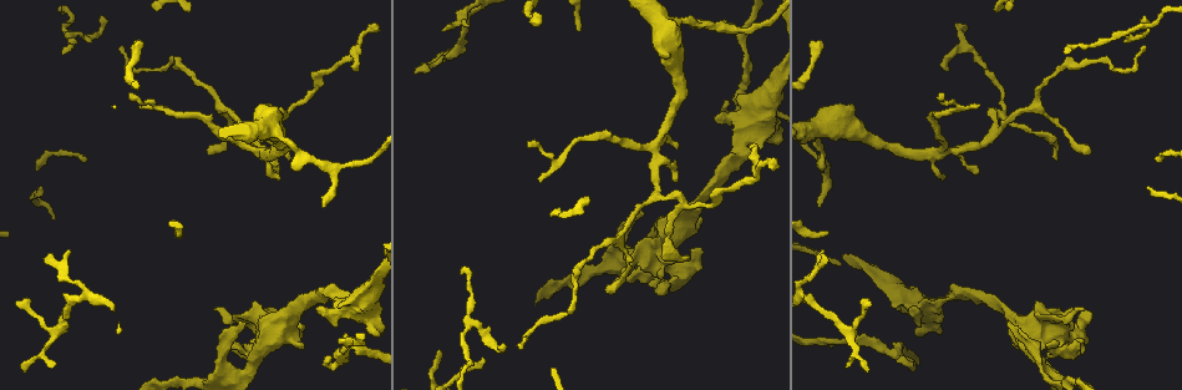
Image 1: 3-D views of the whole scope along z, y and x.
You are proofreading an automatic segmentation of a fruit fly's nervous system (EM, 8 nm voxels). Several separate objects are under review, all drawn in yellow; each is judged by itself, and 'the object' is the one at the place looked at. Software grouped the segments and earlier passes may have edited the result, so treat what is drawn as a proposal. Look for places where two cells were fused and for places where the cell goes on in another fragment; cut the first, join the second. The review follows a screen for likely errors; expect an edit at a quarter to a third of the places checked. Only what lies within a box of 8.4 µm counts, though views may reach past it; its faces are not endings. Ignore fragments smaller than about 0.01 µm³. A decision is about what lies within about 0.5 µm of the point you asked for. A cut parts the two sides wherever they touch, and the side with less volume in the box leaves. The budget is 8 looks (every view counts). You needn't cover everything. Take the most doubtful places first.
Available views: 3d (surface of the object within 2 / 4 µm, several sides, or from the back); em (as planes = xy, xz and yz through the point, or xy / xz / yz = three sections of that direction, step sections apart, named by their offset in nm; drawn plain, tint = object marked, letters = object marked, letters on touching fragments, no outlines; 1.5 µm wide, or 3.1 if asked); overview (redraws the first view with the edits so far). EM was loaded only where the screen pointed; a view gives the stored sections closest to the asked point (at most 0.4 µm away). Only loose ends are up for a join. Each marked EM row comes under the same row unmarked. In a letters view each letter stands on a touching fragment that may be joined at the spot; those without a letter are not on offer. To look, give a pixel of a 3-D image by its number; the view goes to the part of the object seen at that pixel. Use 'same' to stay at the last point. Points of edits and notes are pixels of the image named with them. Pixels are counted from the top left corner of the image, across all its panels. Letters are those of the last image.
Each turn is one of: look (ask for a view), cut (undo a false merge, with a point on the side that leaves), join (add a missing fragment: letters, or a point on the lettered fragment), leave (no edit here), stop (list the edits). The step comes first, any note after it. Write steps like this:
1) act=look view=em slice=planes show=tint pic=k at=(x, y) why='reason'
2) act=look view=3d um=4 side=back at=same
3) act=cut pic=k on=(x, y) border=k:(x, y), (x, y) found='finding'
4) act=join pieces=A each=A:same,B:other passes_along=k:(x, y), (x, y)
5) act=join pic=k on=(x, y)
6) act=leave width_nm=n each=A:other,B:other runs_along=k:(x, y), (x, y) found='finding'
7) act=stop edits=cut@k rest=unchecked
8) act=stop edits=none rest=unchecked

act=look view=3d um=2 pic=1 at=(915, 307) why='an open end'

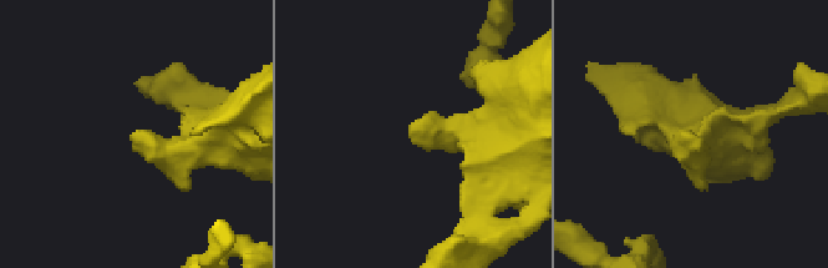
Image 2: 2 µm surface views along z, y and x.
act=look view=em slice=planes show=letters pic=2 at=(409, 131) why='need the tissue'

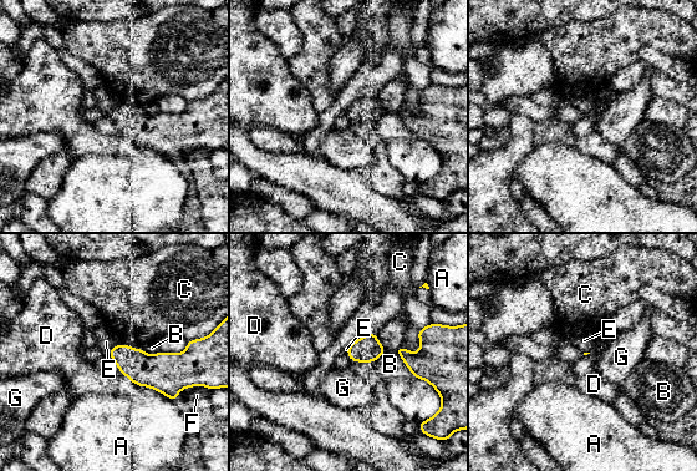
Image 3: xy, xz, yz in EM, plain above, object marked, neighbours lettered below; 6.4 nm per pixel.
act=leave each=A:other,B:other,C:other,D:other,E:other,F:other,G:other border=3:(120, 343), (107, 353) found='no lettered fragment goes on from it'

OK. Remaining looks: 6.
act=look view=em slice=planes show=letters pic=1 at=(298, 342) why='an open end'

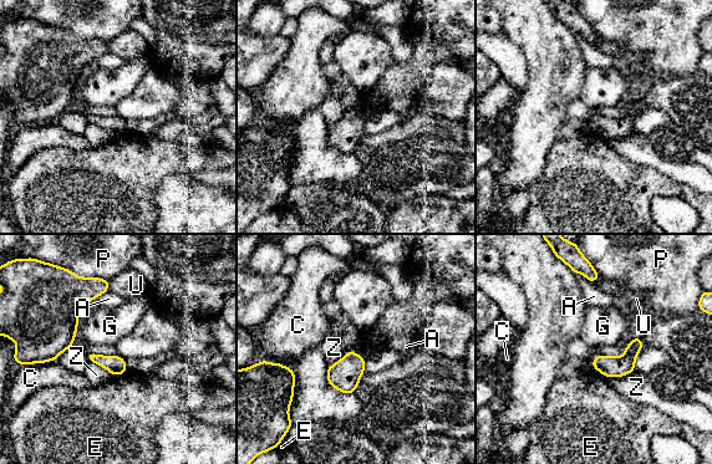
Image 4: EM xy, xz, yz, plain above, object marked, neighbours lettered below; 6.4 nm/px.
act=leave each=A:other,C:other,E:other,G:other,P:other,U:other,Z:other border=4:(634, 371), (621, 376), (606, 377) found='none of them fits'

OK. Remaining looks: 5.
act=look view=3d um=4 pic=1 at=(351, 65) why='tapers out'

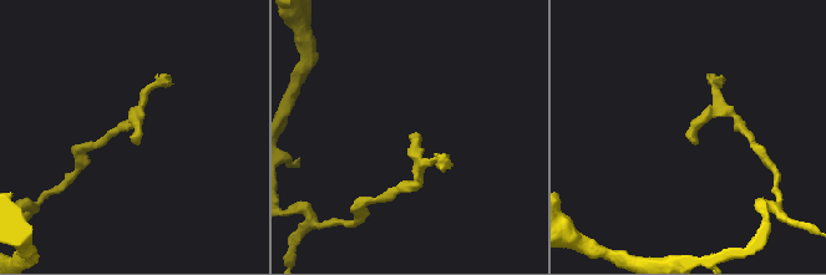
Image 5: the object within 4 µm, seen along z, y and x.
act=look view=em slice=xz step=8 show=letters pic=5 at=(691, 136) why='shape alone is not enough'

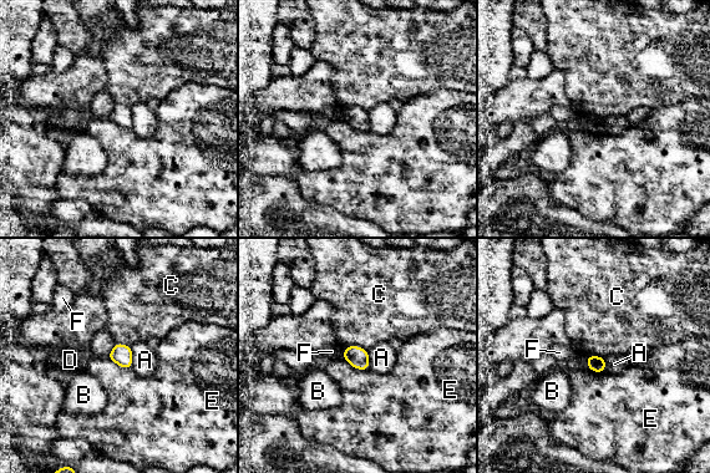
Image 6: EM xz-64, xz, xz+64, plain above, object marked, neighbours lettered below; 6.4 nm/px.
act=look view=em slice=planes show=letters at=same

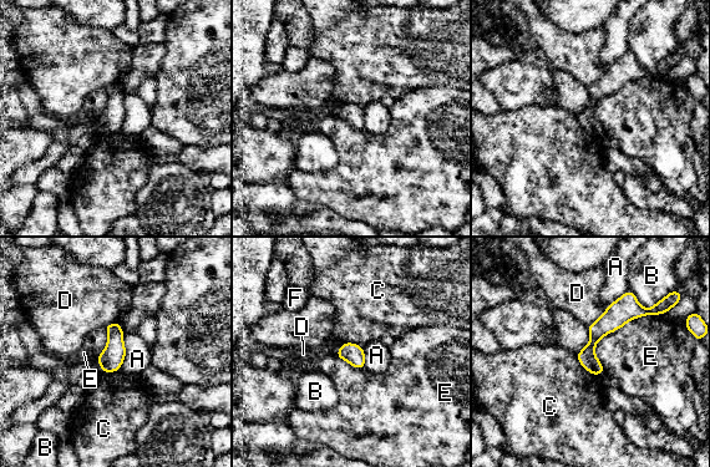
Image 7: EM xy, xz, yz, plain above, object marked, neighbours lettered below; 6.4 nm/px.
act=leave each=A:other,B:other,C:other,D:other,E:other,F:other runs_along=7:(649, 311), (620, 311), (583, 361) found='none of them fits'

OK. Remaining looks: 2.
act=stop edits=none rest=unchecked

